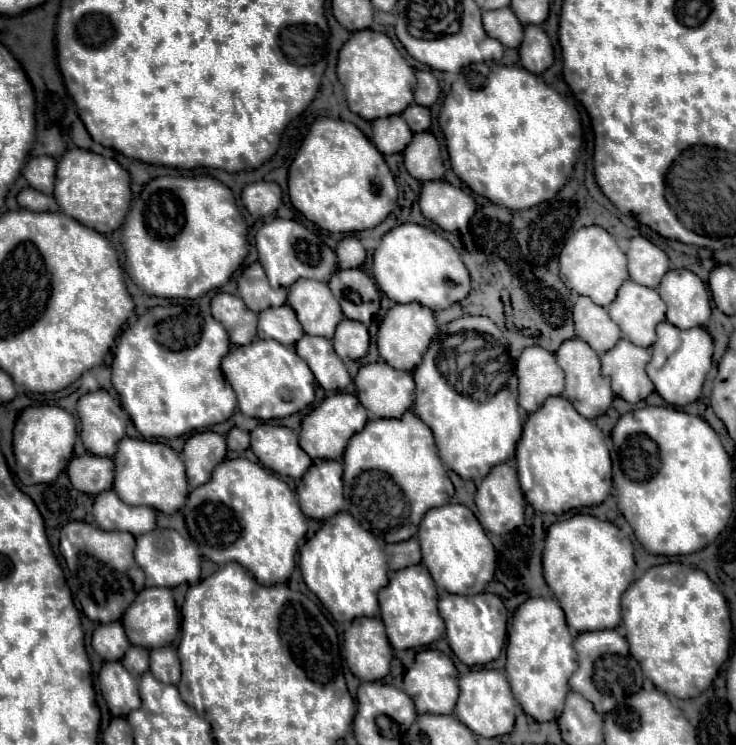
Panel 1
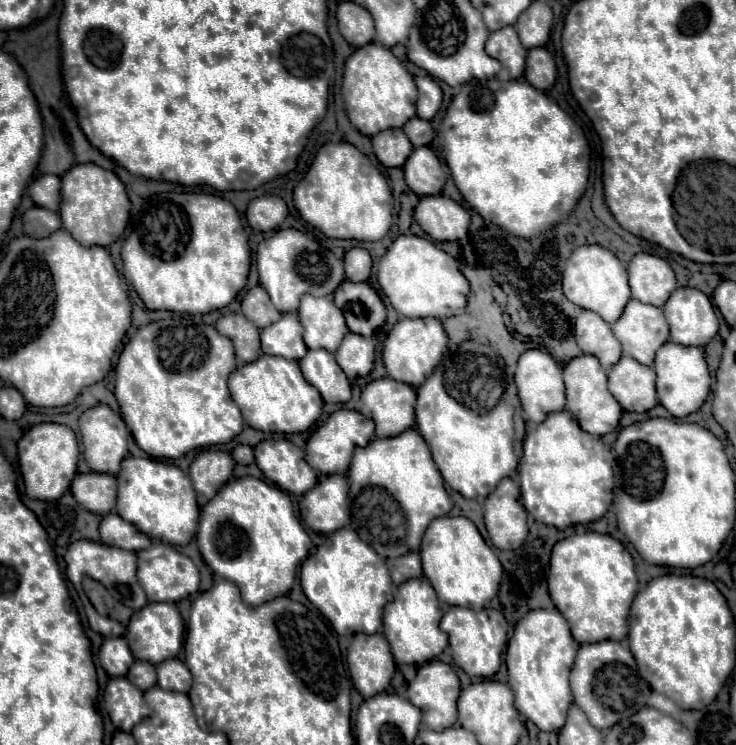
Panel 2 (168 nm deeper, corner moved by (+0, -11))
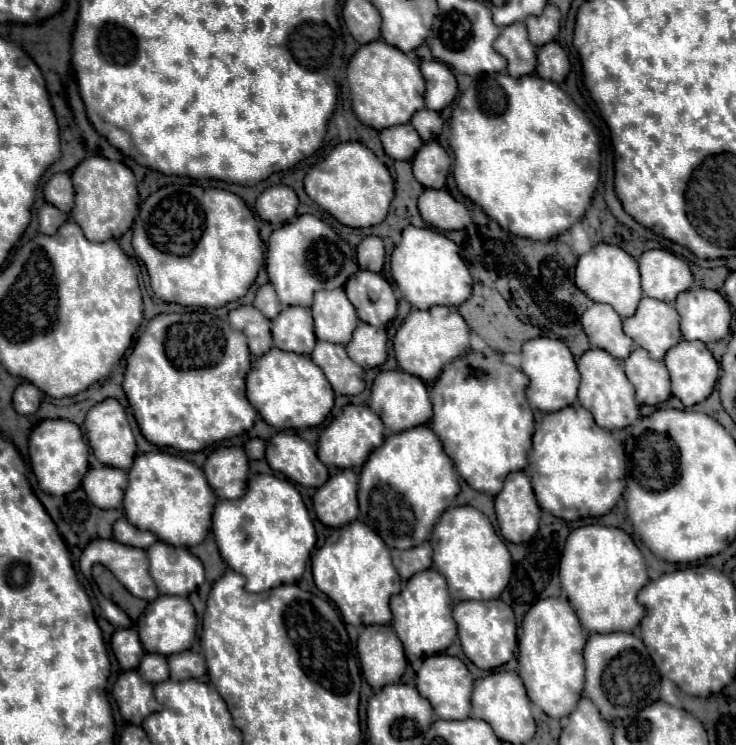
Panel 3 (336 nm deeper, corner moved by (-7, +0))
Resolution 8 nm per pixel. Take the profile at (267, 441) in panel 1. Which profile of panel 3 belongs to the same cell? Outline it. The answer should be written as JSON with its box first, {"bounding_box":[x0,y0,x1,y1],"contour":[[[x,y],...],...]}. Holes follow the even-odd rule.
{"bounding_box":[266,433,328,487],"contour":[[[276,433],[266,441],[268,465],[304,487],[320,487],[328,479],[328,469],[318,461],[312,443],[294,433]]]}

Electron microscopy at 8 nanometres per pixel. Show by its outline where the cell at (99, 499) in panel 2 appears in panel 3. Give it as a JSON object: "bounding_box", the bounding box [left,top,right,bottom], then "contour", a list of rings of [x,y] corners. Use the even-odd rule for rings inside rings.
{"bounding_box":[82,467,128,509],"contour":[[[114,467],[90,469],[84,475],[82,487],[96,507],[116,509],[122,505],[124,489],[128,487],[128,473]]]}

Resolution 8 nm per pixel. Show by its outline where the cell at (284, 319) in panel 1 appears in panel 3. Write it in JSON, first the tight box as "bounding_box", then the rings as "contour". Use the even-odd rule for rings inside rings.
{"bounding_box":[272,305,316,355],"contour":[[[298,305],[280,311],[276,321],[272,321],[272,337],[278,349],[302,355],[312,353],[316,337],[314,337],[314,321],[310,309]]]}

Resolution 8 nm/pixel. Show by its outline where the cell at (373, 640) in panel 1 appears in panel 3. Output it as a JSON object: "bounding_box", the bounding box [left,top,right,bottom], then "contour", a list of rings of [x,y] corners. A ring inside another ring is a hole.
{"bounding_box":[358,625,406,689],"contour":[[[368,625],[358,637],[358,655],[366,681],[372,689],[400,681],[406,669],[404,649],[390,625]]]}

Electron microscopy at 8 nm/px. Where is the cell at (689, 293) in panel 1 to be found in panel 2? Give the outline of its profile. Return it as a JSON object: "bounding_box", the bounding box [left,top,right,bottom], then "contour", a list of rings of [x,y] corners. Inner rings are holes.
{"bounding_box":[663,288,719,346],"contour":[[[677,288],[663,308],[671,328],[671,342],[705,346],[719,332],[719,320],[711,300],[695,288]]]}

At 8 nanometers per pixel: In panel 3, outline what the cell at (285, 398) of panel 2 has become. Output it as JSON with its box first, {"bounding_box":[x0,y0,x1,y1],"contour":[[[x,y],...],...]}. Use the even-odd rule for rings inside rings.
{"bounding_box":[246,347,334,429],"contour":[[[272,347],[252,363],[246,377],[246,393],[252,407],[276,429],[306,429],[320,425],[334,405],[334,393],[322,369],[306,355]]]}

